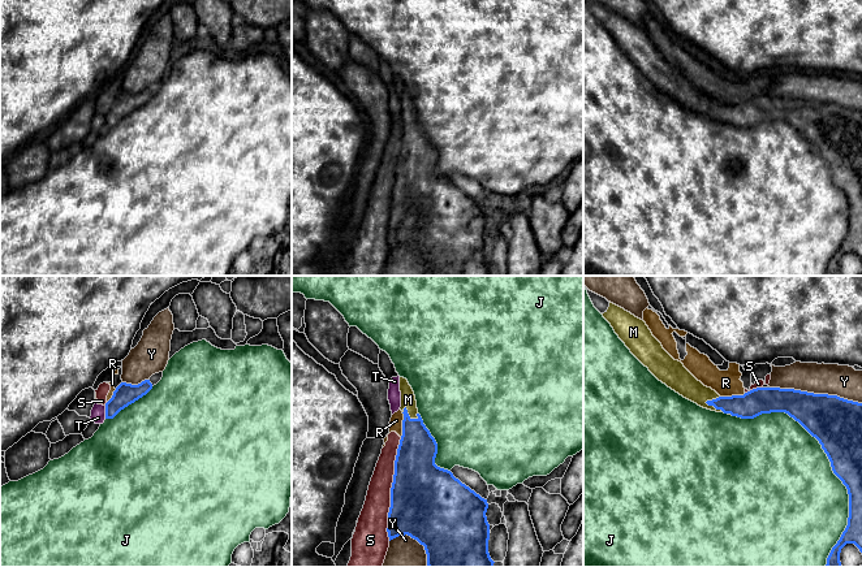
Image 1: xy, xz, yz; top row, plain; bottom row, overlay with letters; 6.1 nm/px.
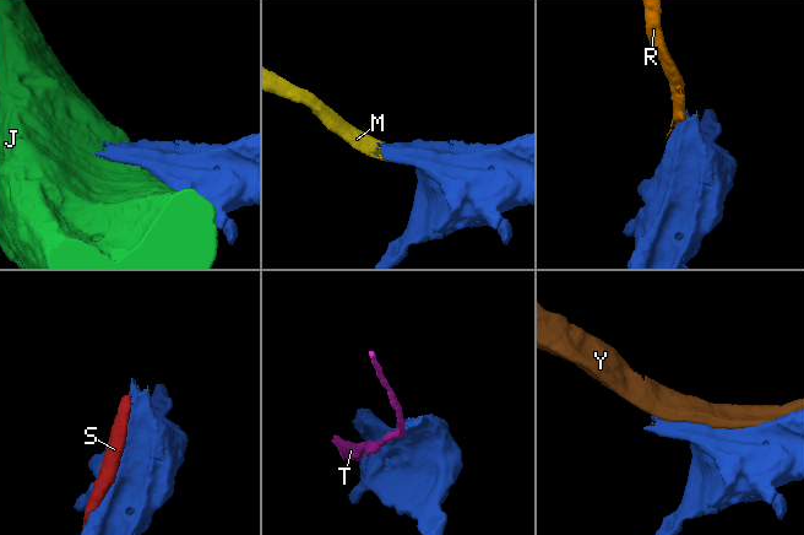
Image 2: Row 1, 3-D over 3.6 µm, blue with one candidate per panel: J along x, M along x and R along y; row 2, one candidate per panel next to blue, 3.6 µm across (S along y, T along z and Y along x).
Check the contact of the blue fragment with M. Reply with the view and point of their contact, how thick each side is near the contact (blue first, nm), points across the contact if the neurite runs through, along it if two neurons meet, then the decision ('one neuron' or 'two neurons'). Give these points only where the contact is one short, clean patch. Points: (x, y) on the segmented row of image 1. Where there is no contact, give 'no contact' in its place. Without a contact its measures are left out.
meets blue in yz at (714, 406); 160 nm thick on the blue side, 150 nm on the other; runs through yz (753, 403), (714, 406), (682, 381); one neuron

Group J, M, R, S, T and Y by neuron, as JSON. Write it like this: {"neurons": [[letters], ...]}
{"neurons": [["J"], ["M"], ["R", "S"], ["T"], ["Y"]]}

